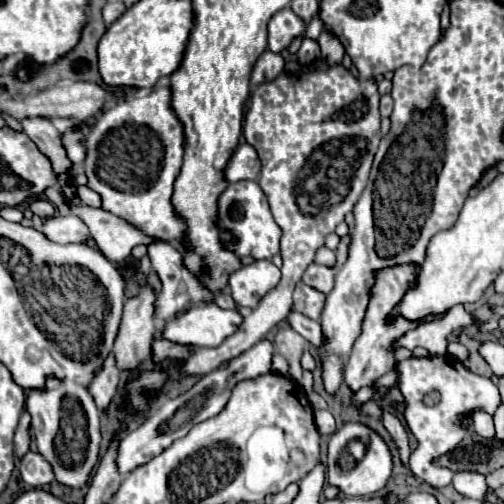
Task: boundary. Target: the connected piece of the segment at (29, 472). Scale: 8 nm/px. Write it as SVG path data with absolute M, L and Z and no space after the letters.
M27 452L21 460L19 470L21 470L21 478L33 488L43 488L55 480L55 472L51 464L41 454Z

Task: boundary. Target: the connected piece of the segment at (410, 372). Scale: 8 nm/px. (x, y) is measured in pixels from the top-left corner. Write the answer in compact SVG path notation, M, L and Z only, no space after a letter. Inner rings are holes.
M449 354L427 356L427 358L413 356L413 358L399 362L395 368L399 372L399 390L407 402L405 420L407 420L407 426L411 428L413 436L419 442L419 446L417 446L417 474L425 474L425 478L421 478L421 480L425 480L427 484L431 484L435 488L447 486L451 482L451 476L447 476L447 480L443 480L443 474L437 474L439 470L437 470L437 466L433 466L433 460L447 454L451 448L455 448L463 440L465 428L459 424L459 418L465 412L473 412L477 408L483 408L489 414L493 414L497 410L497 406L501 402L499 390L489 378L473 374L457 358L453 358ZM431 390L437 390L441 394L441 402L437 406L423 404L423 396Z

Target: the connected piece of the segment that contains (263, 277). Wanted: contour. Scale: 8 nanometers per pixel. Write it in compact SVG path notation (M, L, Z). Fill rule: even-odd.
M255 260L229 276L229 290L243 308L255 308L257 302L279 284L281 270L271 260Z

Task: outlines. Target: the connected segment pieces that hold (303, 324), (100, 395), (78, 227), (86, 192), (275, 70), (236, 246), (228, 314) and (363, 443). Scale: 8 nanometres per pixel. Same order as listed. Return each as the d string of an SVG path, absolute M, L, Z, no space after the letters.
M291 310L287 322L289 322L289 326L293 330L297 330L315 348L321 348L325 344L325 336L323 336L323 330L321 330L321 318L319 320L311 320L311 318L307 318L307 316Z
M109 352L101 364L101 370L93 376L93 380L89 384L89 390L95 398L95 404L101 410L105 410L111 404L111 400L115 398L117 386L119 386L119 368L115 364L115 354Z
M75 214L47 218L41 226L41 232L51 242L61 242L61 244L65 244L65 242L85 242L89 238L87 226Z
M79 186L79 188L77 188L77 194L79 194L79 198L81 198L83 204L87 204L87 206L91 206L91 208L101 208L101 198L99 198L99 194L93 192L91 188Z
M265 50L265 52L257 58L257 62L255 62L255 66L253 66L251 84L257 86L257 84L261 84L261 82L267 82L267 80L279 76L281 70L283 70L283 64L285 64L285 62L283 62L281 54L275 54L275 52L271 52L271 50Z
M241 180L241 182L229 184L221 192L221 196L217 200L215 224L219 228L223 246L227 250L231 250L235 256L249 256L251 246L259 246L261 230L269 230L269 232L263 232L263 234L279 234L279 226L275 224L275 220L271 216L267 196L259 188L259 184L253 182L253 180Z
M217 304L193 306L177 312L163 324L163 338L195 348L217 348L227 336L231 336L243 316L237 310L221 310Z
M361 422L343 424L329 440L327 480L347 496L369 496L385 488L393 472L393 456L387 442Z

